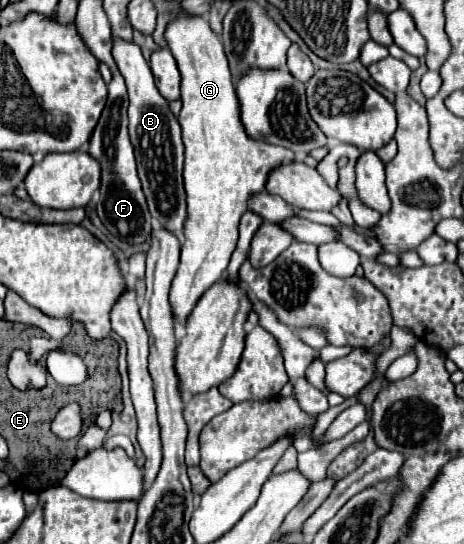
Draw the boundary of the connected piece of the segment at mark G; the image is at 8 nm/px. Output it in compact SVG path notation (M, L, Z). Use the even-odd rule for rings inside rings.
M173 17L165 29L165 41L181 73L183 109L179 123L185 145L183 179L189 207L183 223L185 241L181 247L181 263L169 291L169 303L175 323L185 325L201 295L227 273L231 253L237 247L239 221L247 211L251 195L265 189L271 169L283 161L293 161L295 155L285 147L255 141L245 135L243 123L239 121L239 97L235 95L223 43L211 29L207 17Z

